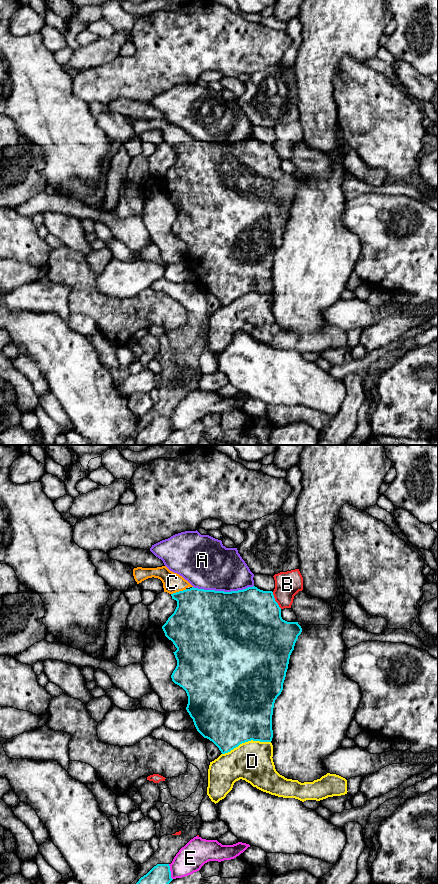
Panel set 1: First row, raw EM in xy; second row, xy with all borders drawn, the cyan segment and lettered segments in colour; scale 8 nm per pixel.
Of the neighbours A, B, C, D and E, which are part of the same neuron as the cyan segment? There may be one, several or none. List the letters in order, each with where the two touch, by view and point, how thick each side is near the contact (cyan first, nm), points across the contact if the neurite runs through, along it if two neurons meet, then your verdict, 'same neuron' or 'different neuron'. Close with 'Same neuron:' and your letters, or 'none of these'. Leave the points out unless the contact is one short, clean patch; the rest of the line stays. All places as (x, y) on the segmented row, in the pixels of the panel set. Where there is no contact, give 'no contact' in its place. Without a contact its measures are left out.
A: meets cyan in xy at (223, 591); 500 nm thick on the cyan side, 400 nm on the other; different neuron
B: meets cyan in xy at (274, 600); 500 nm thick on the cyan side, 200 nm on the other; different neuron
C: meets cyan in xy at (179, 591); 400 nm thick on the cyan side, 160 nm on the other; runs through xy (200, 614), (179, 591), (172, 582); same neuron
D: meets cyan in xy at (246, 741); 500 nm thick on the cyan side, 320 nm on the other; different neuron
E: meets cyan in xy at (170, 872); 160 nm thick on the cyan side, 220 nm on the other; different neuron
Same neuron: C

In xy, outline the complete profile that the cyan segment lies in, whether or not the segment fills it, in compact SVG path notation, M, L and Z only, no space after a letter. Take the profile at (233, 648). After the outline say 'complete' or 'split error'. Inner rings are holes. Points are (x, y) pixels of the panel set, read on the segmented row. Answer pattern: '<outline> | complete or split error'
M166 566L157 568L137 567L133 569L133 576L137 584L152 577L160 579L163 583L164 592L169 593L172 596L172 599L177 601L177 607L174 613L168 618L166 623L162 626L162 629L165 636L171 640L177 648L177 650L173 652L177 660L177 666L173 671L171 678L175 684L182 687L187 693L188 704L186 710L193 719L197 731L204 738L212 741L219 748L222 754L228 753L240 744L251 740L271 742L273 738L272 715L274 703L283 690L283 683L286 677L290 655L294 650L298 636L302 632L302 628L298 622L287 622L283 620L281 617L281 608L275 601L273 592L263 591L255 586L231 592L198 589L194 588L179 574L170 571Z | split error

